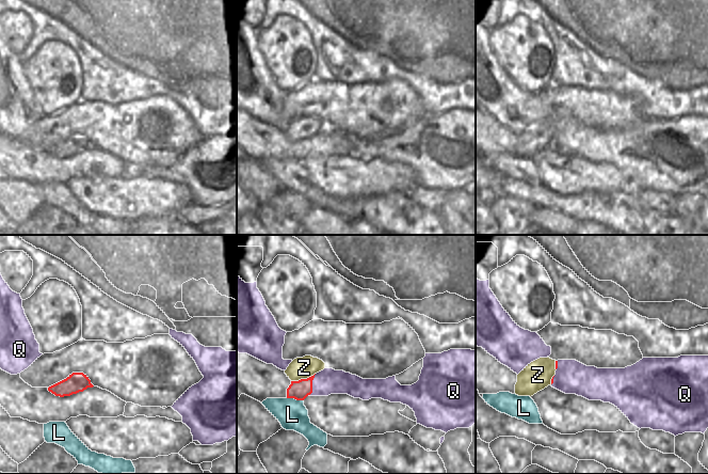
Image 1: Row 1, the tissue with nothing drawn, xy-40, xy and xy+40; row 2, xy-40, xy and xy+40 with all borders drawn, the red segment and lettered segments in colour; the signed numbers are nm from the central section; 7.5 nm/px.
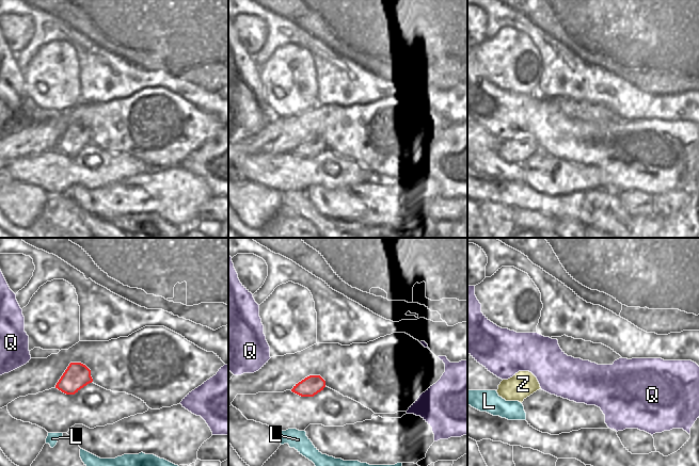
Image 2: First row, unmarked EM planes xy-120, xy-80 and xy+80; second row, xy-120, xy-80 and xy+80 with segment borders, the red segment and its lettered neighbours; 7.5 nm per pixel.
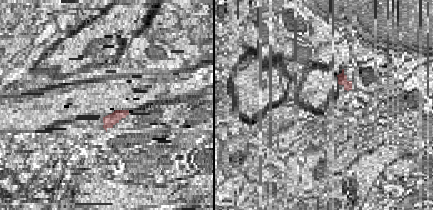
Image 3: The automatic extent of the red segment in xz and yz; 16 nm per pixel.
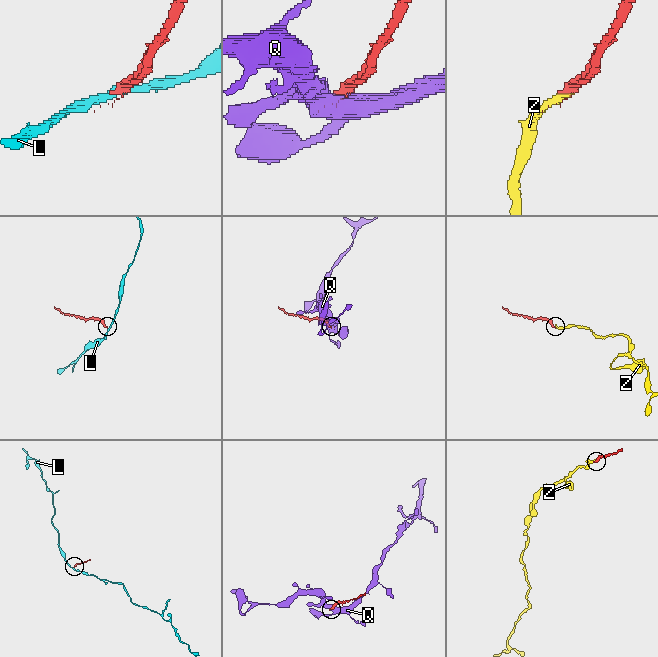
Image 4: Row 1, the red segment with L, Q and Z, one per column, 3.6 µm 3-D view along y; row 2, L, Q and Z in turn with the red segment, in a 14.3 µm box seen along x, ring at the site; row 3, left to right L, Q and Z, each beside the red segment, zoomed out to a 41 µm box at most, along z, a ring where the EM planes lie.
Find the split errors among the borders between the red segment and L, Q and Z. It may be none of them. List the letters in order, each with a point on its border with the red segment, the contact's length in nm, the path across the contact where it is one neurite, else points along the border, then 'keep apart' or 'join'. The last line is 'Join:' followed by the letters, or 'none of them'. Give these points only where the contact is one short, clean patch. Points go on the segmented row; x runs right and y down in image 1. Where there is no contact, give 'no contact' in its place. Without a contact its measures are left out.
L: contact xy (295, 398); length 130 nm; border xy (287, 397), (303, 400); keep apart
Q: contact xy (311, 384); length 180 nm; keep apart
Z: contact xy (303, 379); length 200 nm; join
Join: Z

